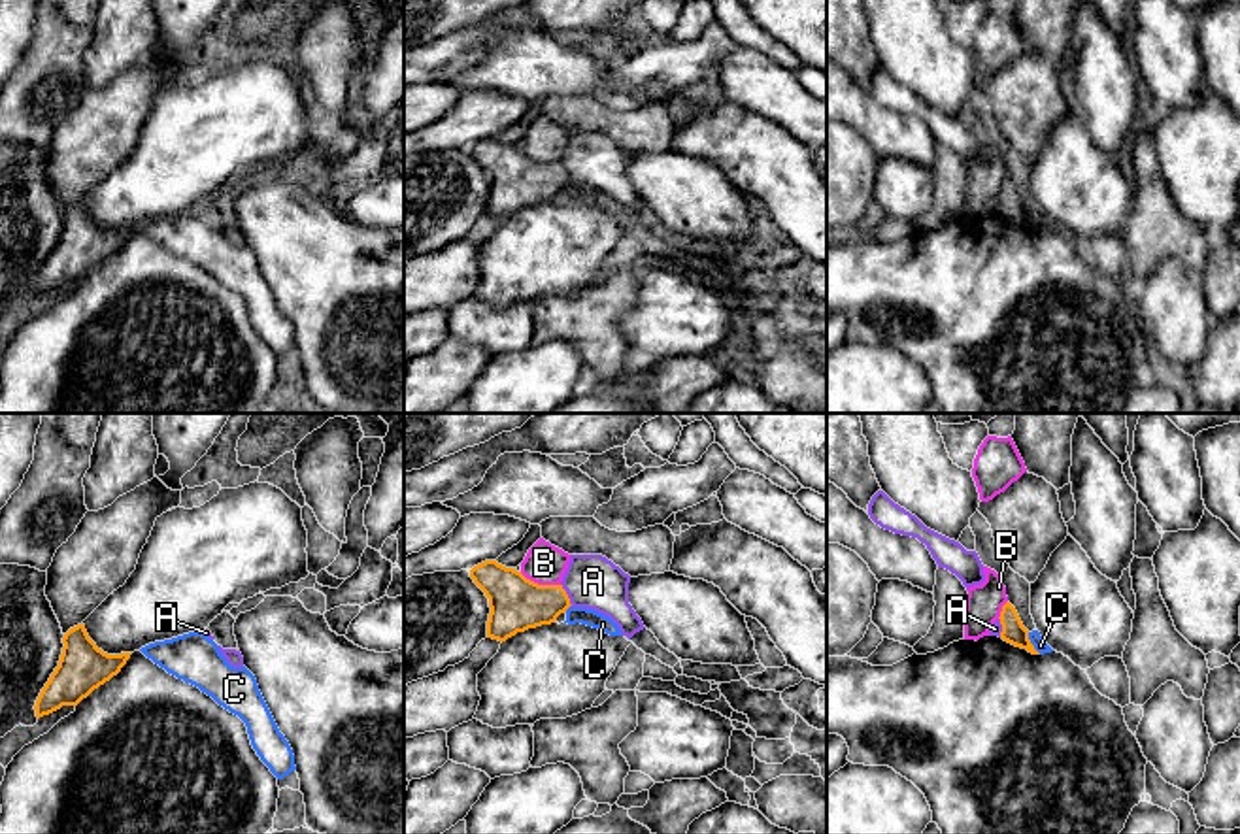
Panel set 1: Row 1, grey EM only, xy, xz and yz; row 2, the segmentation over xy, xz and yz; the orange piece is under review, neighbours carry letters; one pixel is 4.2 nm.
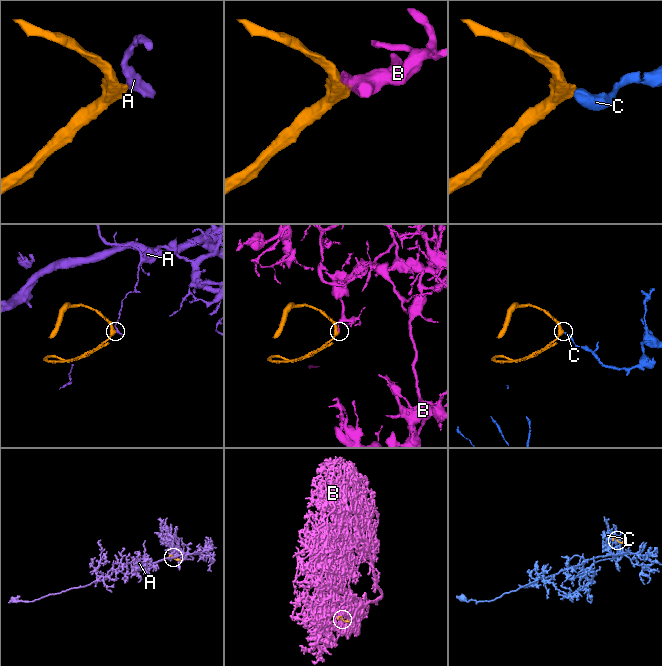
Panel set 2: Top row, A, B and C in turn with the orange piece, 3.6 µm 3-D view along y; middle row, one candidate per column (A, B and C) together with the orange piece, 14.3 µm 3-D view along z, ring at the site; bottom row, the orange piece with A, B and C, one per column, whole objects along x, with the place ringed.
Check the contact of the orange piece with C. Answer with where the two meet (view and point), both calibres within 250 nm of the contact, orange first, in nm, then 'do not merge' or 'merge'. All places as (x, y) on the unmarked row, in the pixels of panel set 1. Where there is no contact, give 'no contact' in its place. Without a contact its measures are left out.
contact yz (1031, 221); calibres 100 and 60 nm; do not merge

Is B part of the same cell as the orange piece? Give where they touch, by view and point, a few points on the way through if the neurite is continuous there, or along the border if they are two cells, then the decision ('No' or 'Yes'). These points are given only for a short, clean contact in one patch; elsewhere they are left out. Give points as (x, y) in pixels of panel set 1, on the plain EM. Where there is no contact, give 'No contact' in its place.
Touches orange at xz (540, 163). No

